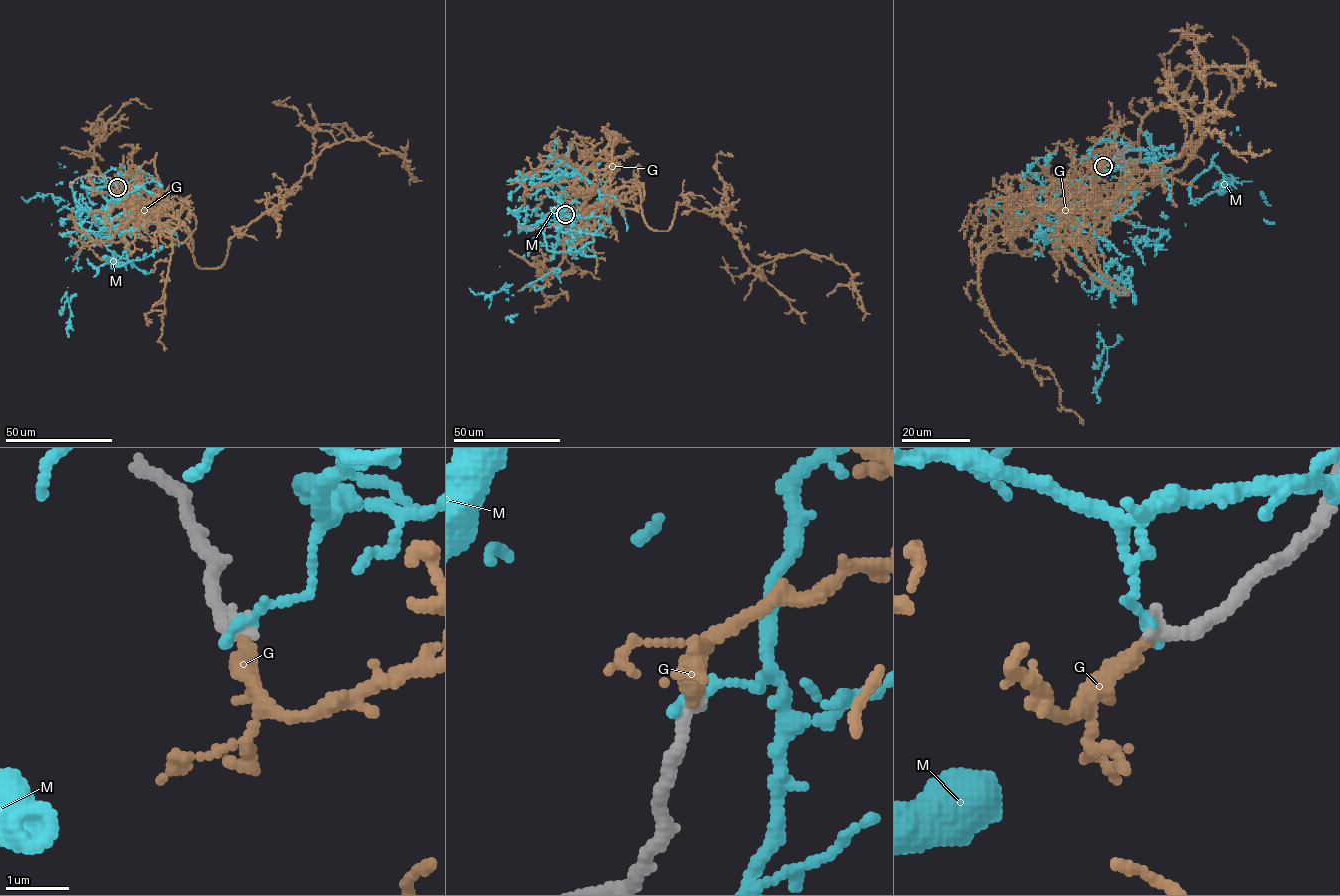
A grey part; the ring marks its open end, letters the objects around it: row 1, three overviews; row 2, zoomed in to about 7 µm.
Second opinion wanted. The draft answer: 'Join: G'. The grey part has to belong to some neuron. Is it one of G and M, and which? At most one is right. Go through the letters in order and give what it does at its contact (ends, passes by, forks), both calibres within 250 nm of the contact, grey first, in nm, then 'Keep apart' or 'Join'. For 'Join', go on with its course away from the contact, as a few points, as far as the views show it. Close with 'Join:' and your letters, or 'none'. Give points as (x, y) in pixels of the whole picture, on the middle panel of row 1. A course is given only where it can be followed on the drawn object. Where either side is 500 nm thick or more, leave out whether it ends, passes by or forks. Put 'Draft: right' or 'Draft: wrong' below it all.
G: It ends there. Thickness 240 nm (grey) against 280 nm. Join. Its course: (565, 214), (635, 186), (667, 230), (686, 203), (754, 267), (843, 264), (862, 320)
M: It ends there. Thickness 240 nm (grey) against 140 nm. Keep apart
Join: G
Draft: right

